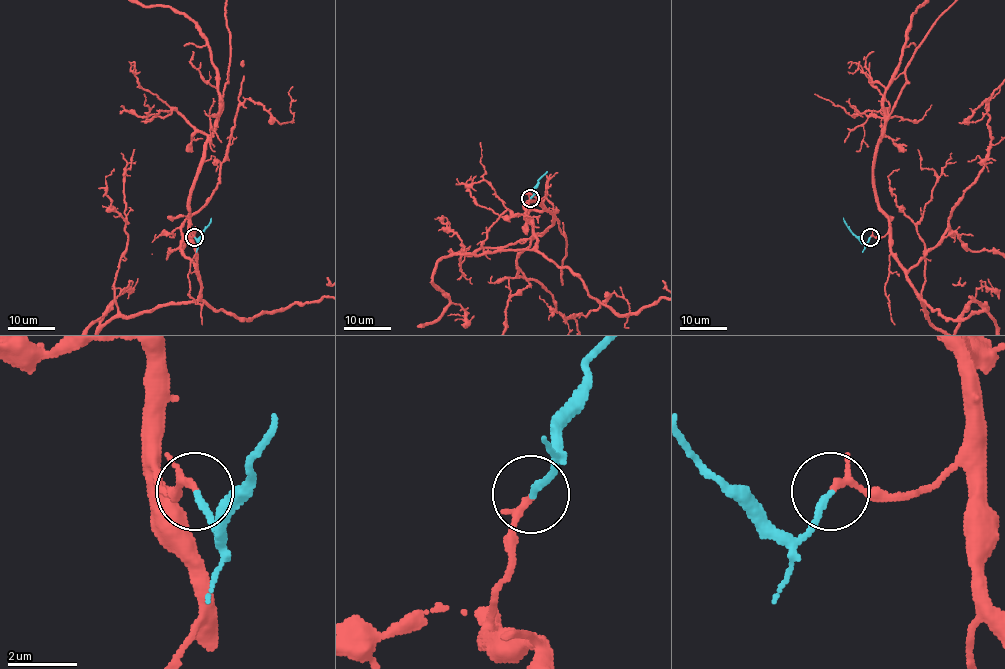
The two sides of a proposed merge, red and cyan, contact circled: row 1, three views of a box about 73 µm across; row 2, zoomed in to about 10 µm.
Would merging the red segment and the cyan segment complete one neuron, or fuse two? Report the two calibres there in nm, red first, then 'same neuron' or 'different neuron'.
calibres 150 and 180 nm; same neuron

